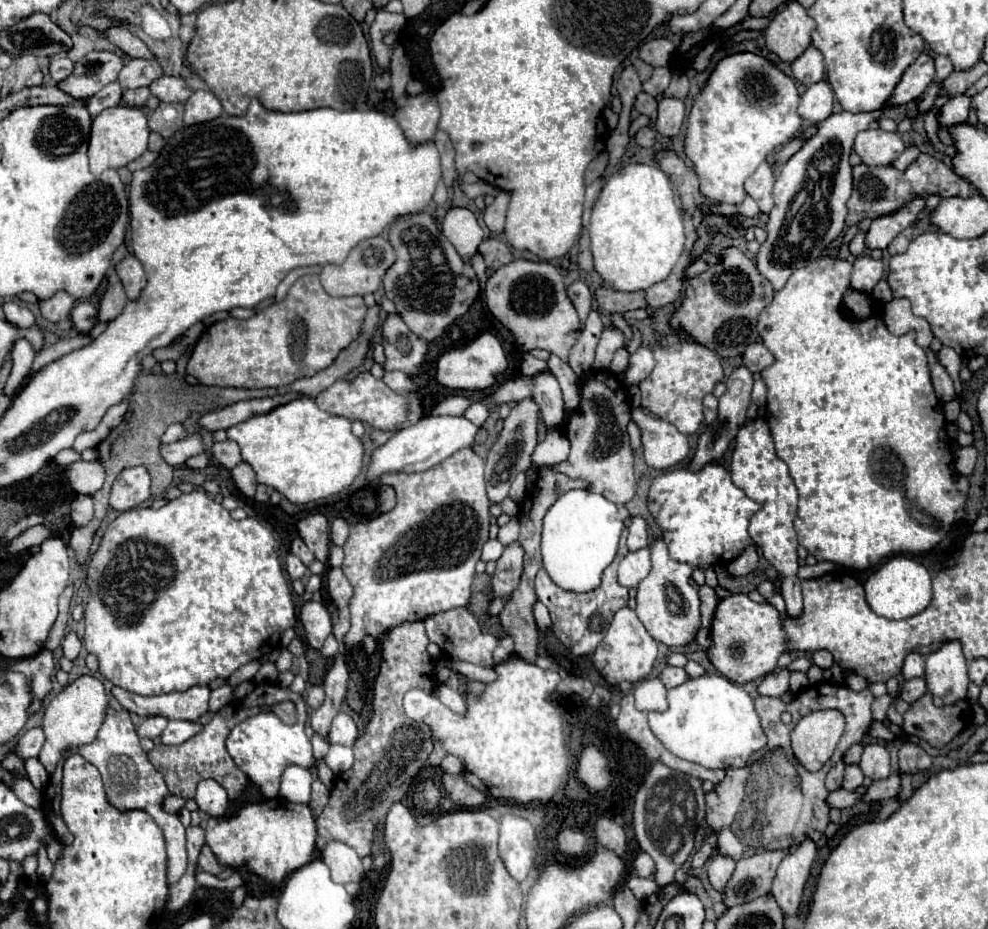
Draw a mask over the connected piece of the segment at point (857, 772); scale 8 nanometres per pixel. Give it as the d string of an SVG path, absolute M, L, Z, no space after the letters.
M847 765L845 767L845 781L843 781L843 787L845 789L855 789L859 785L863 785L863 771L859 769L859 765Z

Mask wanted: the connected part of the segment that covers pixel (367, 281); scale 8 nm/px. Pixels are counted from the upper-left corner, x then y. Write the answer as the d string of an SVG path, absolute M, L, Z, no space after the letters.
M383 235L365 239L365 241L361 241L361 245L351 249L345 263L341 263L341 265L331 265L331 263L323 265L323 271L321 271L323 287L331 297L349 297L349 295L373 293L381 285L381 279L383 279L385 271L393 265L393 261L395 261L395 251Z

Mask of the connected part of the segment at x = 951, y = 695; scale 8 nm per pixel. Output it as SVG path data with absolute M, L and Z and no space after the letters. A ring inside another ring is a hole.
M945 641L937 651L927 655L925 683L935 705L951 705L965 699L969 675L959 641Z

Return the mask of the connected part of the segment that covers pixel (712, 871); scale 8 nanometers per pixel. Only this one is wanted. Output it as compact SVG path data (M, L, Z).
M715 855L715 857L709 861L709 867L707 867L711 885L713 885L717 891L723 891L725 883L727 883L729 877L733 875L733 869L735 869L735 861L733 861L731 857Z

